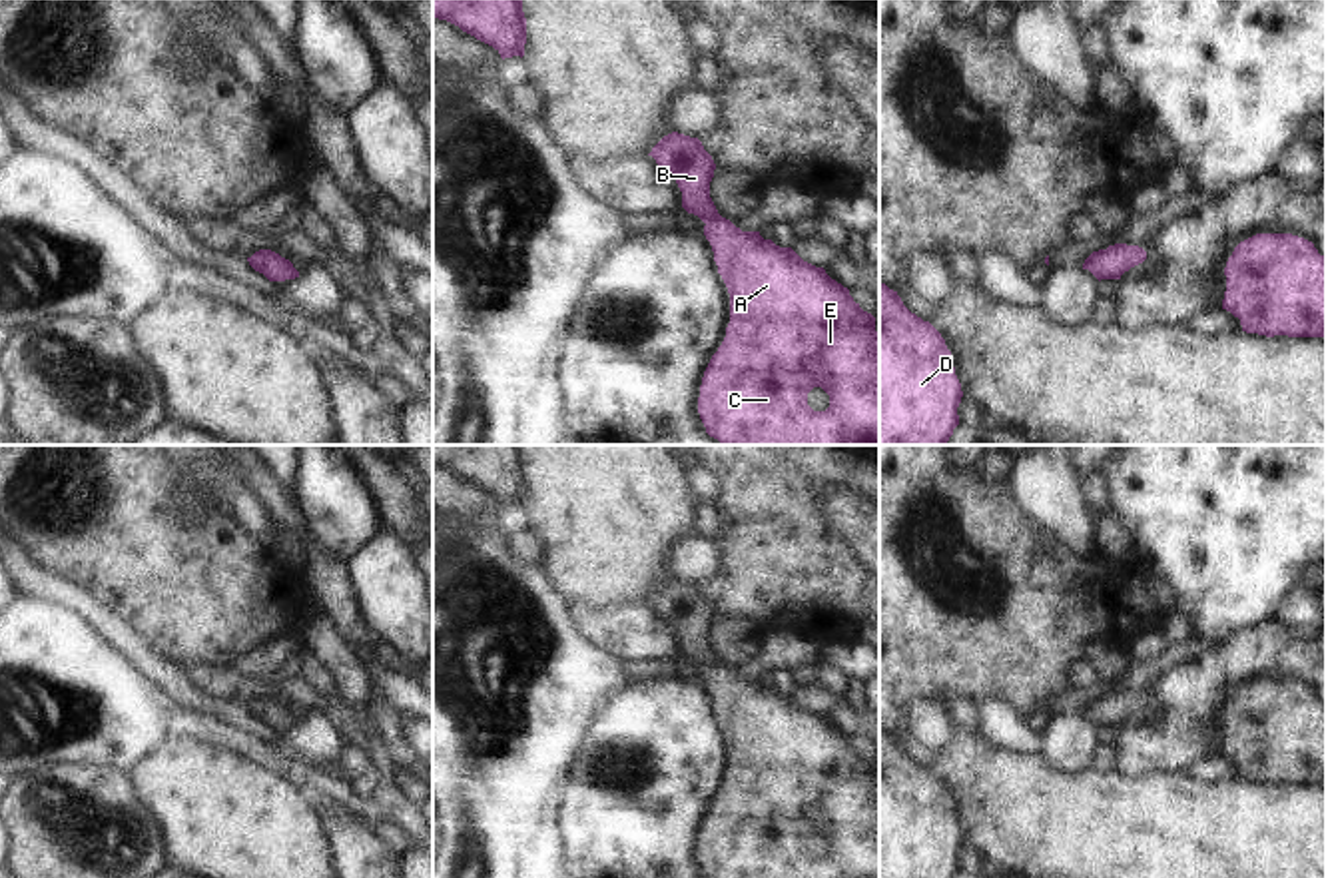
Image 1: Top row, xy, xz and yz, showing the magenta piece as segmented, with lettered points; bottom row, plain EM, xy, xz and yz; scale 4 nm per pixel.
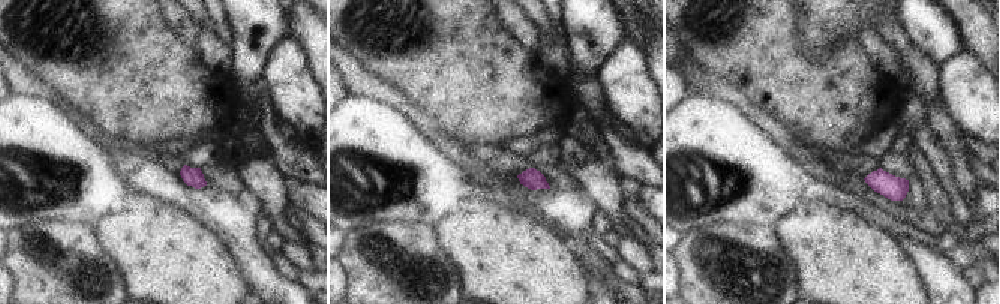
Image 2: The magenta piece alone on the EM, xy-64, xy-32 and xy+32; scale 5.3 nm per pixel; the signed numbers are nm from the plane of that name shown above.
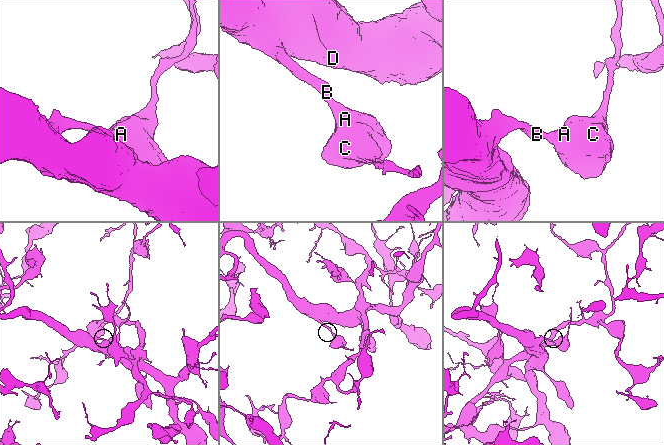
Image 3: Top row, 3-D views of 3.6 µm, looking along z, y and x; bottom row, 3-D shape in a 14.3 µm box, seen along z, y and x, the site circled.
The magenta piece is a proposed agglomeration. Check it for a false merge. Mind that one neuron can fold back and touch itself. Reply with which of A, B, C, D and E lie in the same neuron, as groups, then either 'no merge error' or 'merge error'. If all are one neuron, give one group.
groups A B C D E; no merge error

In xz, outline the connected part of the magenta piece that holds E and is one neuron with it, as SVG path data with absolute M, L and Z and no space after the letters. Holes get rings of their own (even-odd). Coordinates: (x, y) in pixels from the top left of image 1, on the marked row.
M678 132L664 136L648 154L682 192L682 208L698 216L712 245L718 273L730 293L726 337L712 355L700 385L698 413L706 433L722 445L879 445L879 351L875 317L859 307L849 289L824 267L804 261L792 247L742 231L722 218L710 198L716 164L698 138ZM822 387L829 395L826 411L808 405L808 393Z

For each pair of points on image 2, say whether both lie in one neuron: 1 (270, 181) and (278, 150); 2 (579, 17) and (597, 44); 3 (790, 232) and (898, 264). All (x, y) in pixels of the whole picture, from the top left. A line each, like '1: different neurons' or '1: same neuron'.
1: different neurons
2: same neuron
3: same neuron

